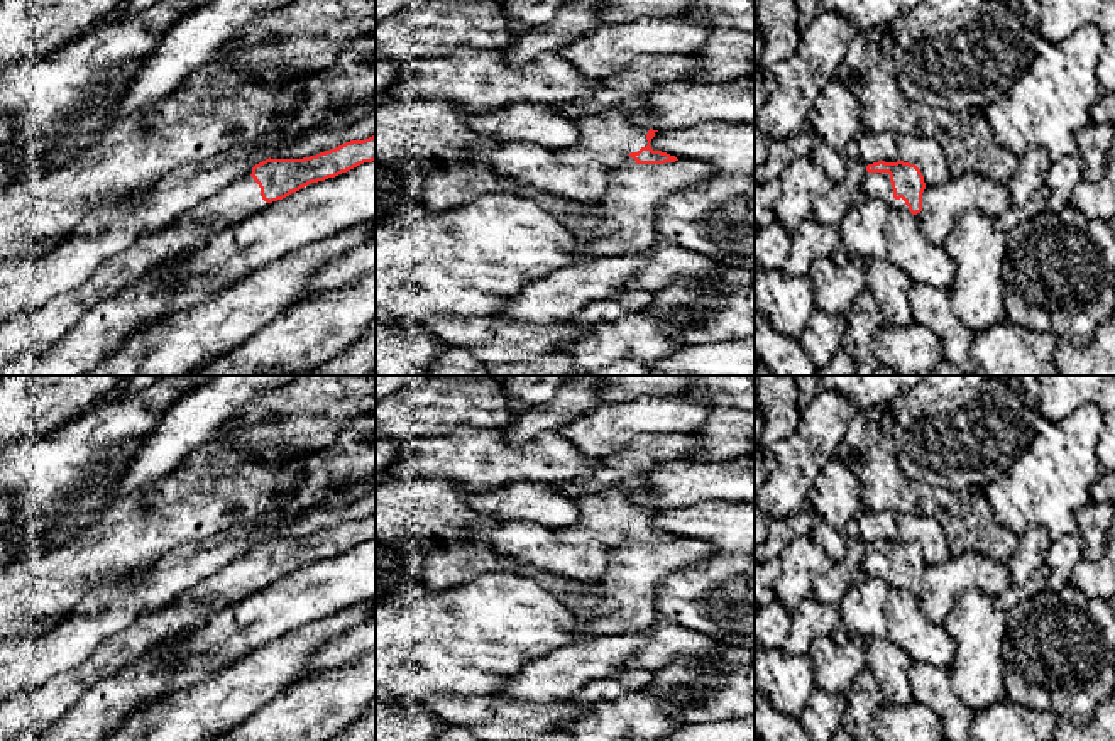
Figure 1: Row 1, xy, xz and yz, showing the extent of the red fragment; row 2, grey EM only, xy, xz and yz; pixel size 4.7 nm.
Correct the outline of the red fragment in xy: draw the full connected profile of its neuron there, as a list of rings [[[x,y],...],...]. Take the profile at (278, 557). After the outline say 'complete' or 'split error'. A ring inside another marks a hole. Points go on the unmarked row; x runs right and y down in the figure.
[[[376,514],[350,519],[303,538],[266,538],[230,567],[178,594],[162,609],[140,618],[105,639],[90,660],[42,685],[22,689],[0,704],[0,741],[41,733],[69,711],[96,683],[139,660],[159,641],[200,628],[217,611],[247,599],[301,567],[376,540]]]; split error

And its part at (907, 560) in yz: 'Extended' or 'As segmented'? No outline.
Extended

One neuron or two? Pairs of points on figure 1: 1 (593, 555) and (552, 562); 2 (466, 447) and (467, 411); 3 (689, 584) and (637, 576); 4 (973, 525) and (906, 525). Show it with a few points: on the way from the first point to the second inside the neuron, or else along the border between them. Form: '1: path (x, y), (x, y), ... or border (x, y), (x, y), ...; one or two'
1: path (582, 560), (562, 560); one
2: border (506, 428), (461, 430), (449, 437), (428, 439); two
3: border (699, 560), (662, 581), (657, 614); two
4: border (900, 515), (933, 516), (943, 528), (953, 554); two

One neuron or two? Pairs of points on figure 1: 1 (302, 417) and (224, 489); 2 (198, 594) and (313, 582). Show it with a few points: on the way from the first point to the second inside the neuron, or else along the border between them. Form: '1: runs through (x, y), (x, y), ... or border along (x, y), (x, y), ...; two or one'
1: border along (220, 444), (246, 449), (273, 466), (296, 459); two
2: border along (271, 582), (229, 606); two

